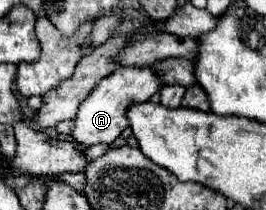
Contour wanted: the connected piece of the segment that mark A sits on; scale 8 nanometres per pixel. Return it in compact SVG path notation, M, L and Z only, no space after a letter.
M120 66L112 76L104 78L80 104L80 110L76 114L76 128L72 130L74 140L84 146L114 142L128 126L128 106L132 106L132 102L148 102L162 86L164 82L154 66Z

